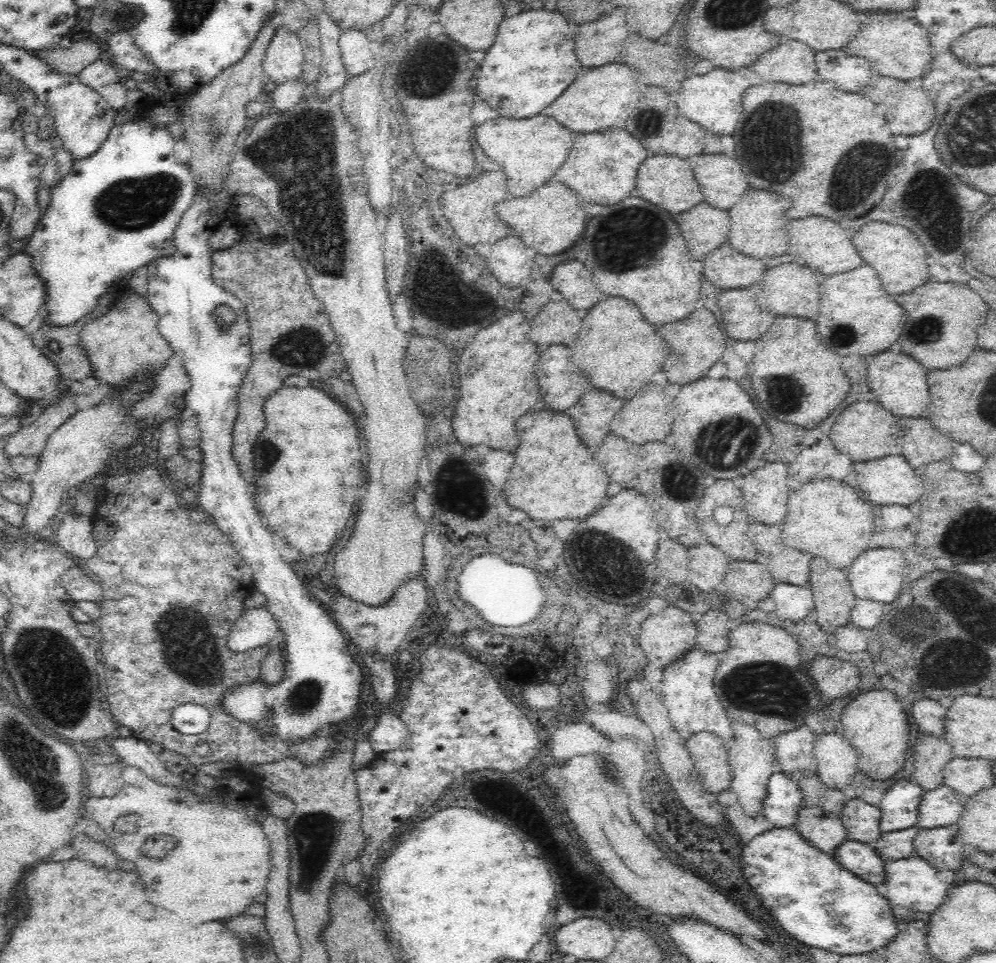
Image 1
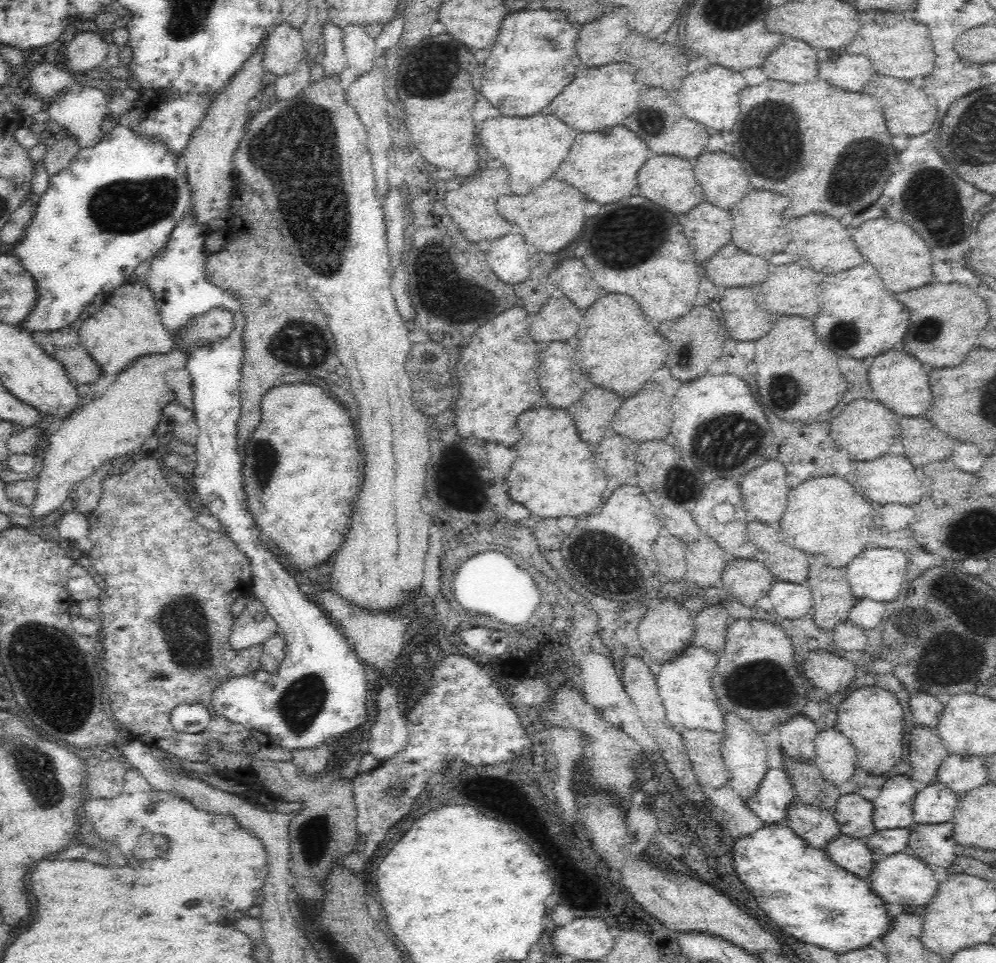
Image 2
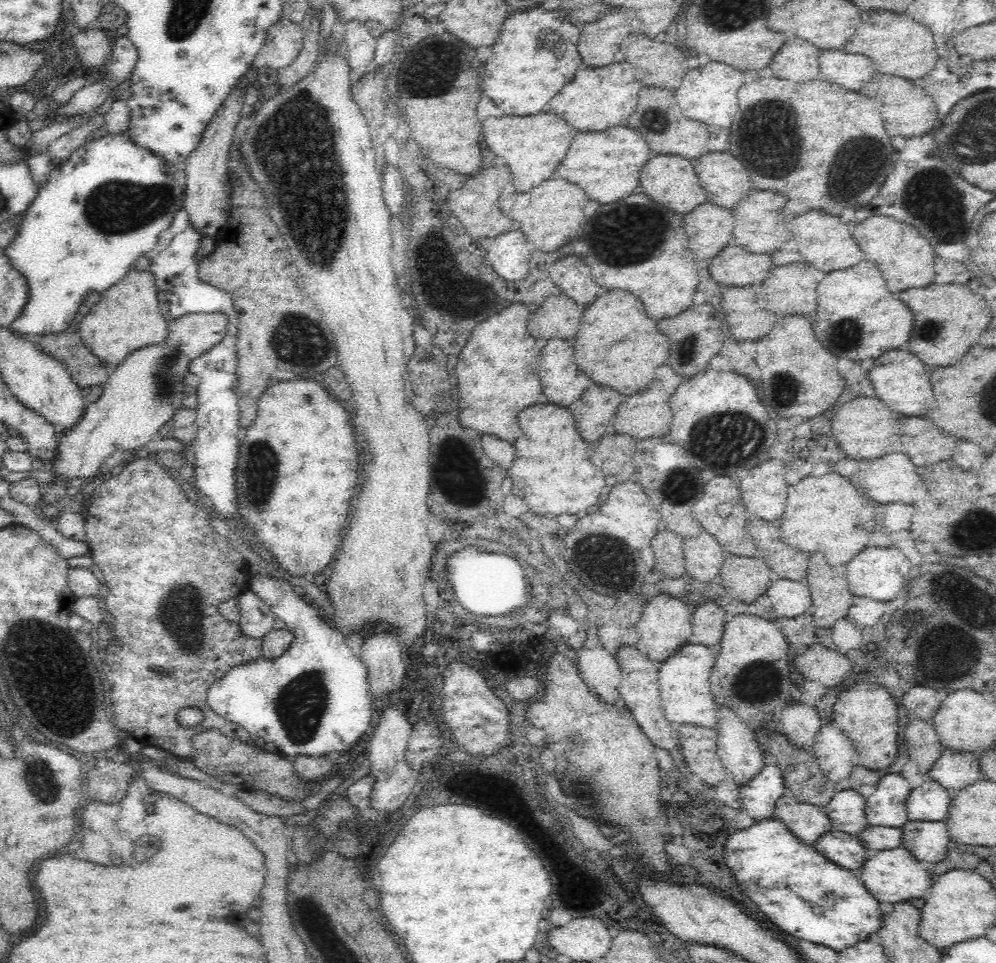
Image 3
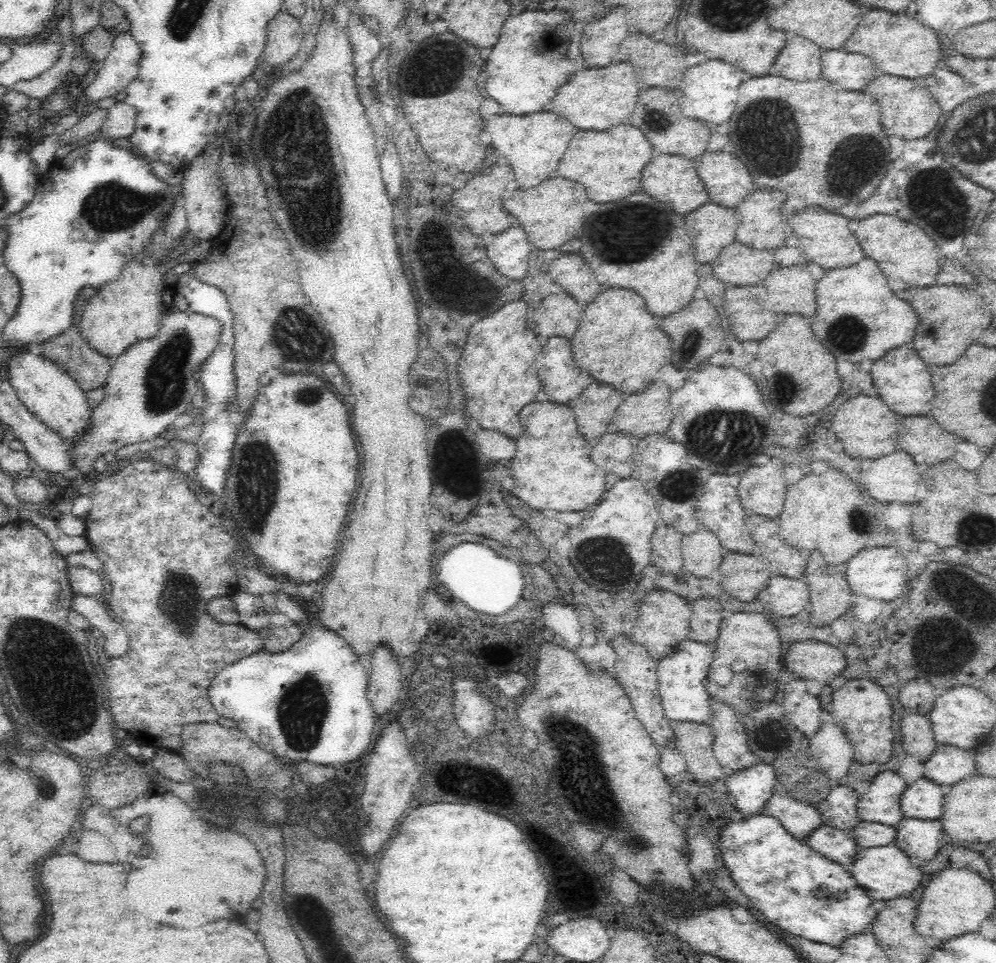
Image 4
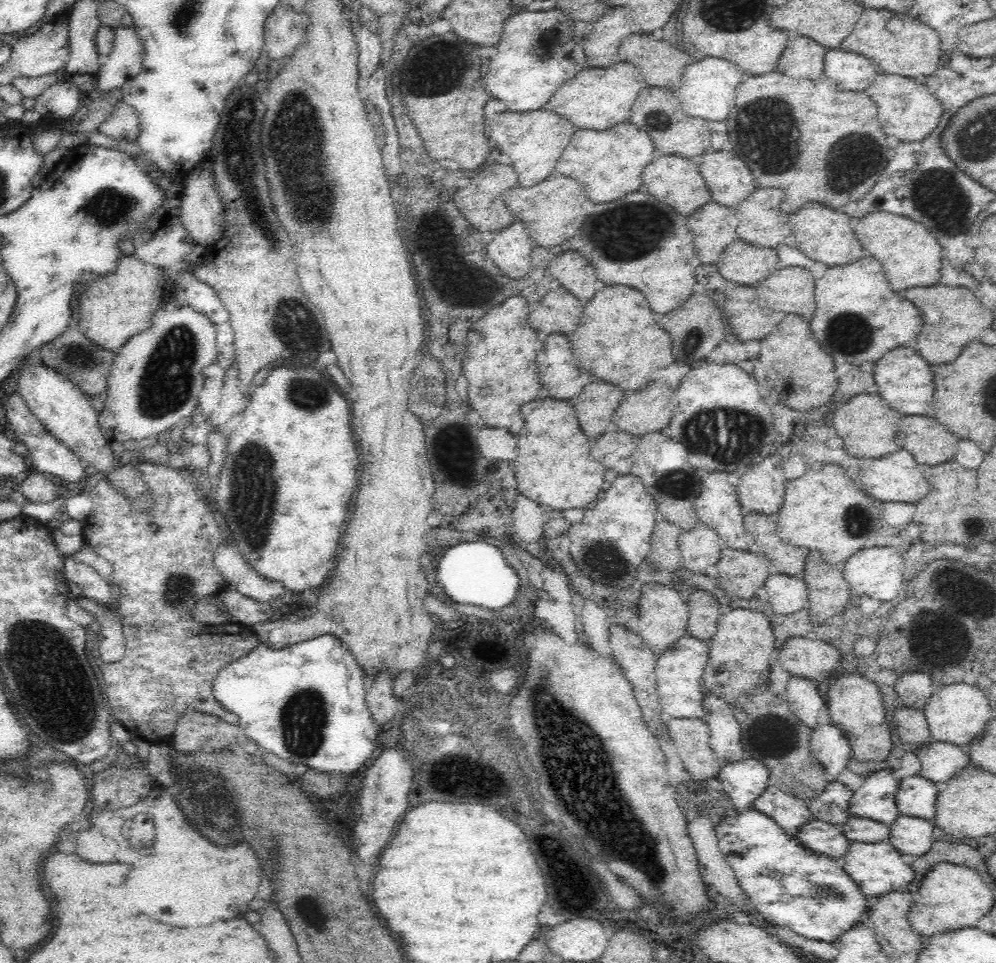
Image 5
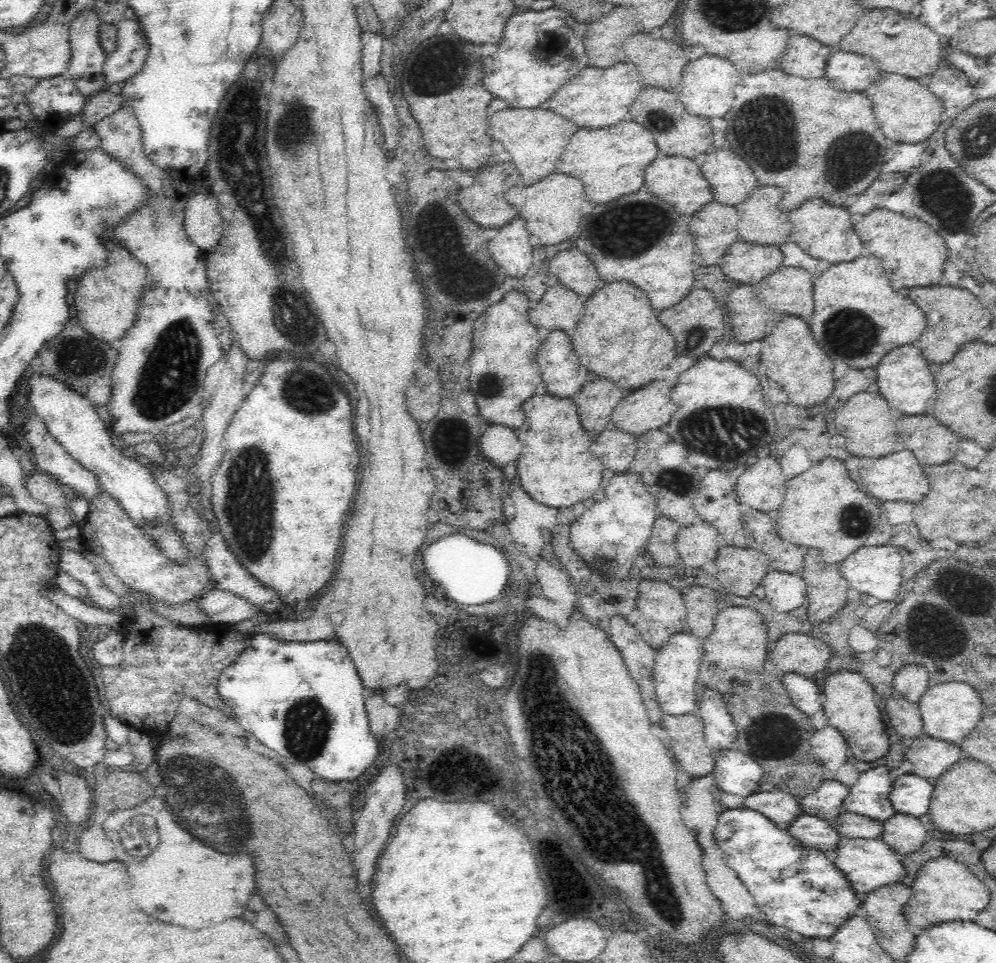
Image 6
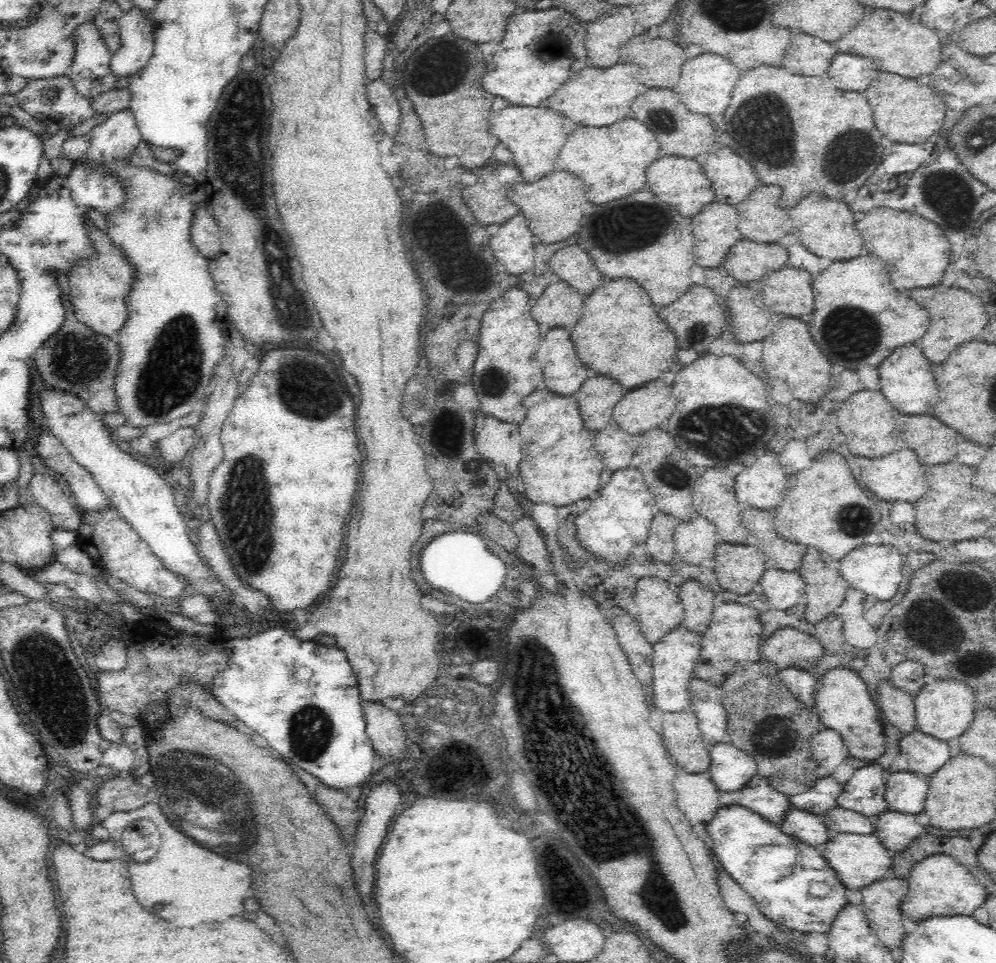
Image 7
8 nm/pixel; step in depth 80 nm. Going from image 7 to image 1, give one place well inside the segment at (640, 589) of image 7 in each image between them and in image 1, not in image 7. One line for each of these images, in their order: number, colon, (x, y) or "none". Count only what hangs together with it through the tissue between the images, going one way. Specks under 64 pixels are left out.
1: (664, 638)
2: (664, 633)
3: (666, 624)
4: (664, 620)
5: (663, 613)
6: (662, 613)

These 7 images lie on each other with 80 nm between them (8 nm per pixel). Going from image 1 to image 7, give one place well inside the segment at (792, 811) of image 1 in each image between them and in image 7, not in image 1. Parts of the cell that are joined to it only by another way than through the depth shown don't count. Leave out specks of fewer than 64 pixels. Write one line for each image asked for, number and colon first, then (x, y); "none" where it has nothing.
2: (775, 795)
3: (759, 797)
4: (752, 788)
5: (745, 781)
6: (735, 772)
7: (731, 769)

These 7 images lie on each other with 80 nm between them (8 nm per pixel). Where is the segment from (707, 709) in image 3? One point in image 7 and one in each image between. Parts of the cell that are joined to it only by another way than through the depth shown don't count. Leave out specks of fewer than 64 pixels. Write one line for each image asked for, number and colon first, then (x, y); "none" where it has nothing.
4: (681, 676)
5: (680, 669)
6: (677, 664)
7: (674, 656)

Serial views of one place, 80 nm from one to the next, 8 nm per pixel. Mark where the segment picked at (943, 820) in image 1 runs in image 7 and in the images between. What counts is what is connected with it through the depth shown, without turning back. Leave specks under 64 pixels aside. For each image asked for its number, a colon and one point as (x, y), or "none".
2: (936, 804)
3: (930, 802)
4: (924, 799)
5: (917, 797)
6: (911, 794)
7: (905, 792)

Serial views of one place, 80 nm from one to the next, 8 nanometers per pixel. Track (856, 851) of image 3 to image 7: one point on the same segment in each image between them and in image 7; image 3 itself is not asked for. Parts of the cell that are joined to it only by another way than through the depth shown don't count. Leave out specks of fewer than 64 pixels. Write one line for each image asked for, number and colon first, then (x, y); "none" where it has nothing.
4: (837, 845)
5: (818, 836)
6: (812, 832)
7: (808, 828)

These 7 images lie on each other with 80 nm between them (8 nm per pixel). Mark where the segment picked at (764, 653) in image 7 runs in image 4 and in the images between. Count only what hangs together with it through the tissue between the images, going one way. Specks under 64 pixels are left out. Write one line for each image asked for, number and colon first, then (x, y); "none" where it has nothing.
4: (809, 660)
5: (811, 658)
6: (798, 653)

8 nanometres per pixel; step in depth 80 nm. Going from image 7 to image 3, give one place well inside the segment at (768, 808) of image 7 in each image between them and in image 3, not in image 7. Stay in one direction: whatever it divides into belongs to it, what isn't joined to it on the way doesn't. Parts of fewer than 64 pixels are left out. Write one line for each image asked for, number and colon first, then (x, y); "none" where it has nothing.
3: (808, 822)
4: (800, 820)
5: (791, 813)
6: (781, 807)

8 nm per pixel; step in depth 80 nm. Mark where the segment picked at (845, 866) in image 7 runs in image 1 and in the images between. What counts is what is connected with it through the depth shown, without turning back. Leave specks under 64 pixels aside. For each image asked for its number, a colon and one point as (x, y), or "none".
1: (913, 883)
2: (903, 879)
3: (892, 876)
4: (885, 873)
5: (877, 869)
6: (869, 865)

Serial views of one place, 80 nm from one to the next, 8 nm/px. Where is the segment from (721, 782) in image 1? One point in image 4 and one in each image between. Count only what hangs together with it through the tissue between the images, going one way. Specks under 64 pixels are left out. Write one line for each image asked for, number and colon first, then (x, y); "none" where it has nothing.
2: (703, 747)
3: (699, 745)
4: (694, 741)

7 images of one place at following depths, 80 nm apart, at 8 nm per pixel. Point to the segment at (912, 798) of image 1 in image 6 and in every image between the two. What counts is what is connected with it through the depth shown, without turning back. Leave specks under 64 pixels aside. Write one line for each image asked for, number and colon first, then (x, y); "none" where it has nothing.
2: (894, 807)
3: (886, 807)
4: (881, 805)
5: (876, 800)
6: (869, 797)

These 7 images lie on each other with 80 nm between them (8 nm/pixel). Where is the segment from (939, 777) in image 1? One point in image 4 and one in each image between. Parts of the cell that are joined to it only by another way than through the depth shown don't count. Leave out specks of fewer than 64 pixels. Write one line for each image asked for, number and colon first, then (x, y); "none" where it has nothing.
2: (927, 751)
3: (925, 748)
4: (918, 740)

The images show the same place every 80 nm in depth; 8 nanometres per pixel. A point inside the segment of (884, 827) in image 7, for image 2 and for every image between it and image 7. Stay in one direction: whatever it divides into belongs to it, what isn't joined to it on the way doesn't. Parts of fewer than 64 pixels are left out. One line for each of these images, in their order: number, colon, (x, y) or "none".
2: (935, 845)
3: (926, 841)
4: (921, 840)
5: (913, 837)
6: (905, 834)

